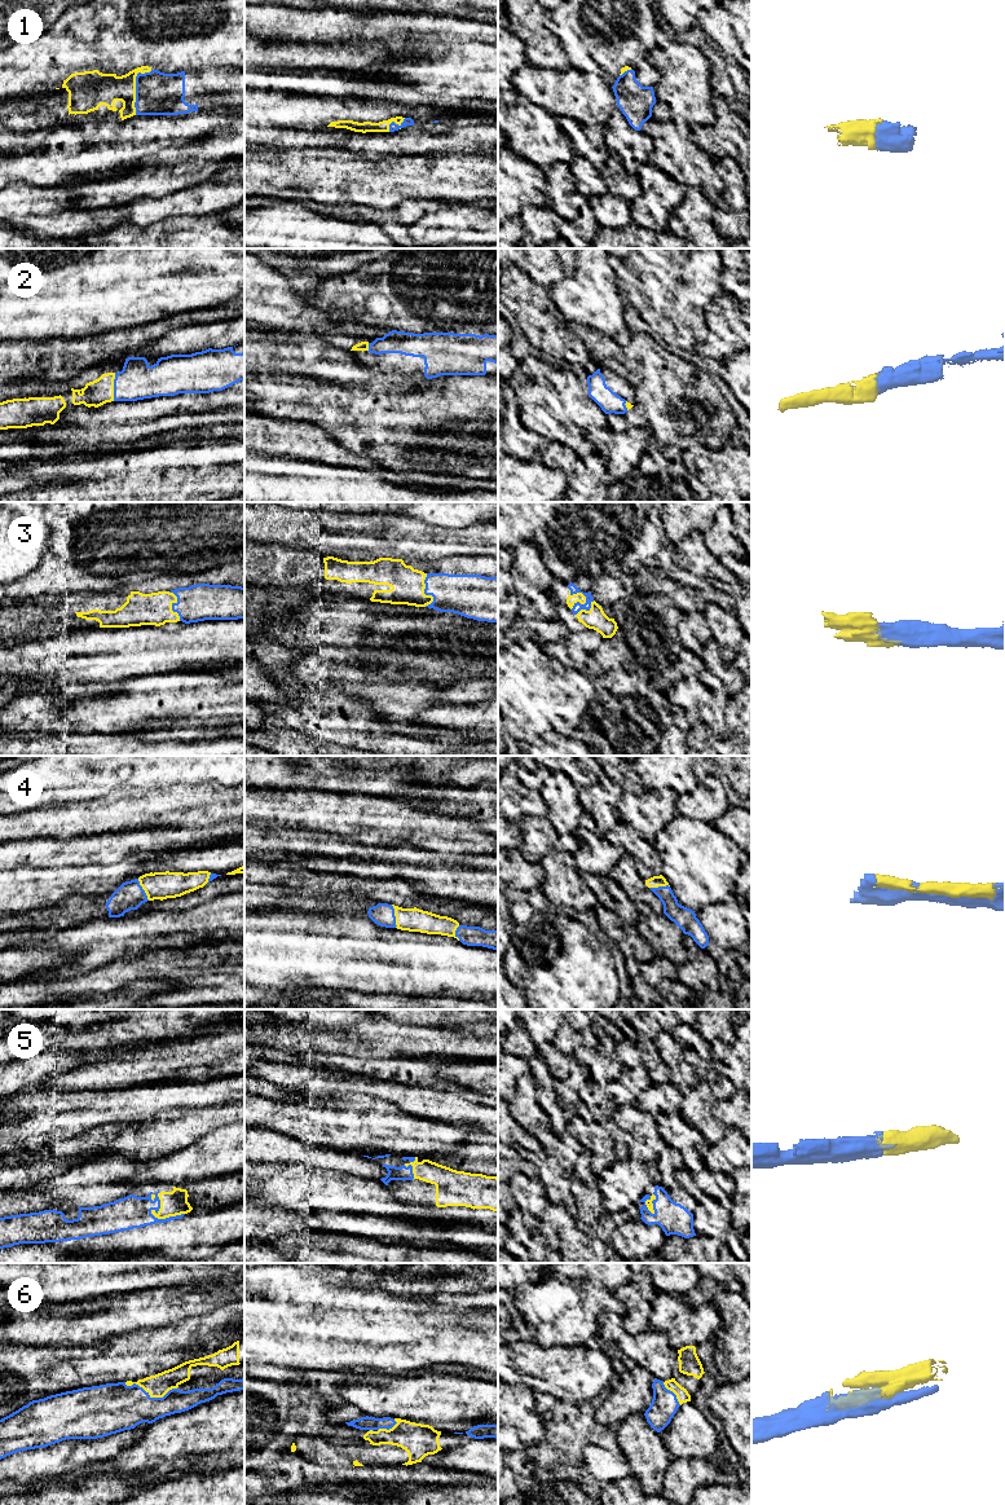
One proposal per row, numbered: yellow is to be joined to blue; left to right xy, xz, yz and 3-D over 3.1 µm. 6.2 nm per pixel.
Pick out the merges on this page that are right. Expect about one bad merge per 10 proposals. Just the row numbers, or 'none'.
1, 2, 3, 4, 5, 6

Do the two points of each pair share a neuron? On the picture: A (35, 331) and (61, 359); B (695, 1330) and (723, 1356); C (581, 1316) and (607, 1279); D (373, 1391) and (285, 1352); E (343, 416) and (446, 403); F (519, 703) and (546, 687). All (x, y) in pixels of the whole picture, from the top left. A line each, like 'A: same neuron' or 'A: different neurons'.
A: different neurons
B: different neurons
C: different neurons
D: different neurons
E: same neuron
F: same neuron

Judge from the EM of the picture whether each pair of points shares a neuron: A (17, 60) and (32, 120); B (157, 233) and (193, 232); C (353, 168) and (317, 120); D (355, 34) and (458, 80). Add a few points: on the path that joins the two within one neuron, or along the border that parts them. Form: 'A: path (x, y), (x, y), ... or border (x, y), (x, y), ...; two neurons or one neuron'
A: border (49, 91), (13, 100); two neurons
B: path (166, 233), (184, 233); one neuron
C: border (339, 148), (308, 149); two neurons
D: path (380, 31), (409, 31), (432, 54); one neuron

